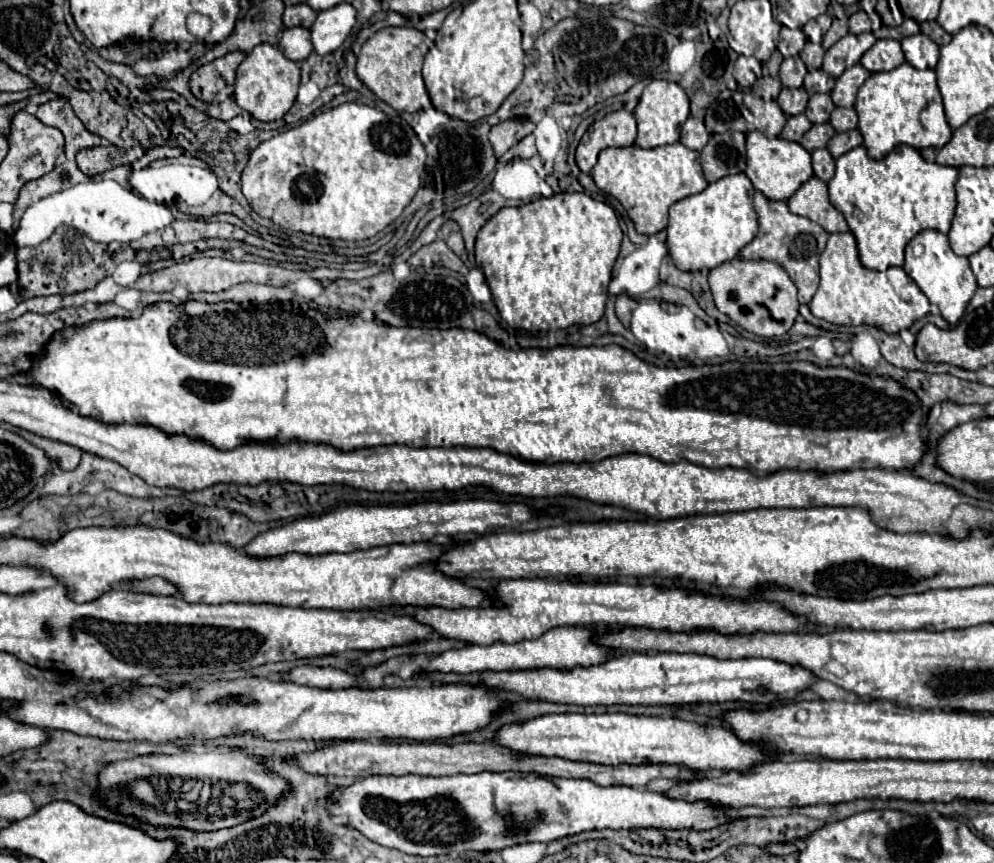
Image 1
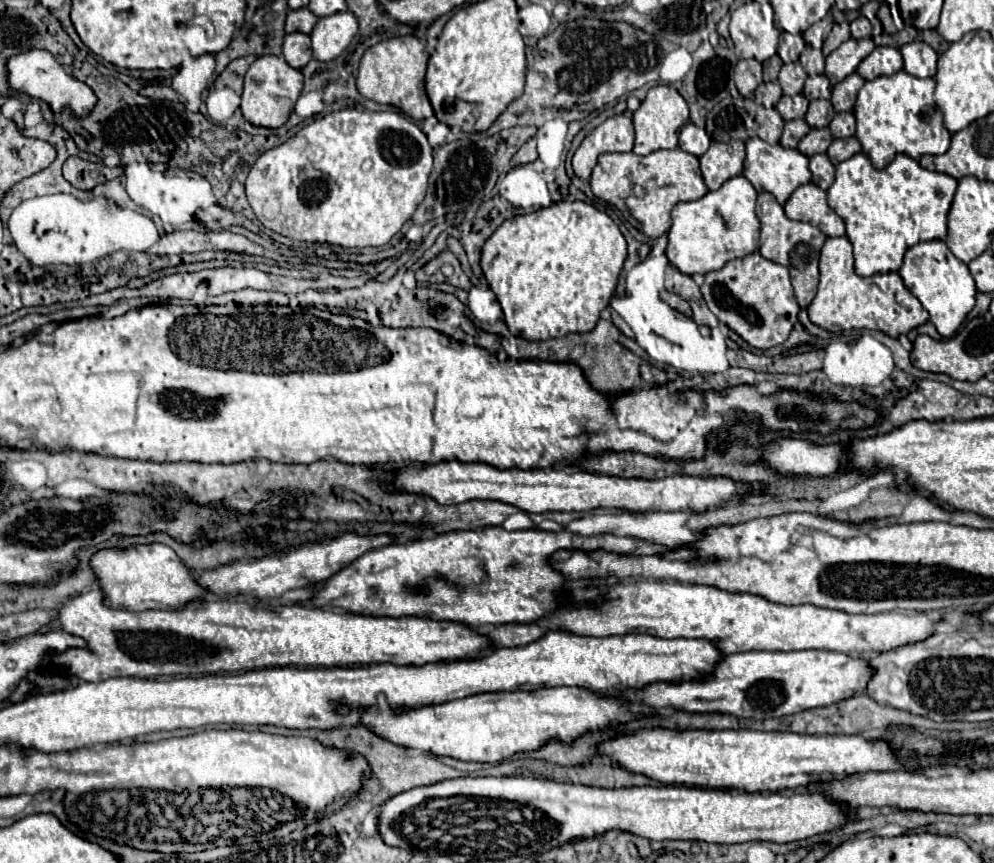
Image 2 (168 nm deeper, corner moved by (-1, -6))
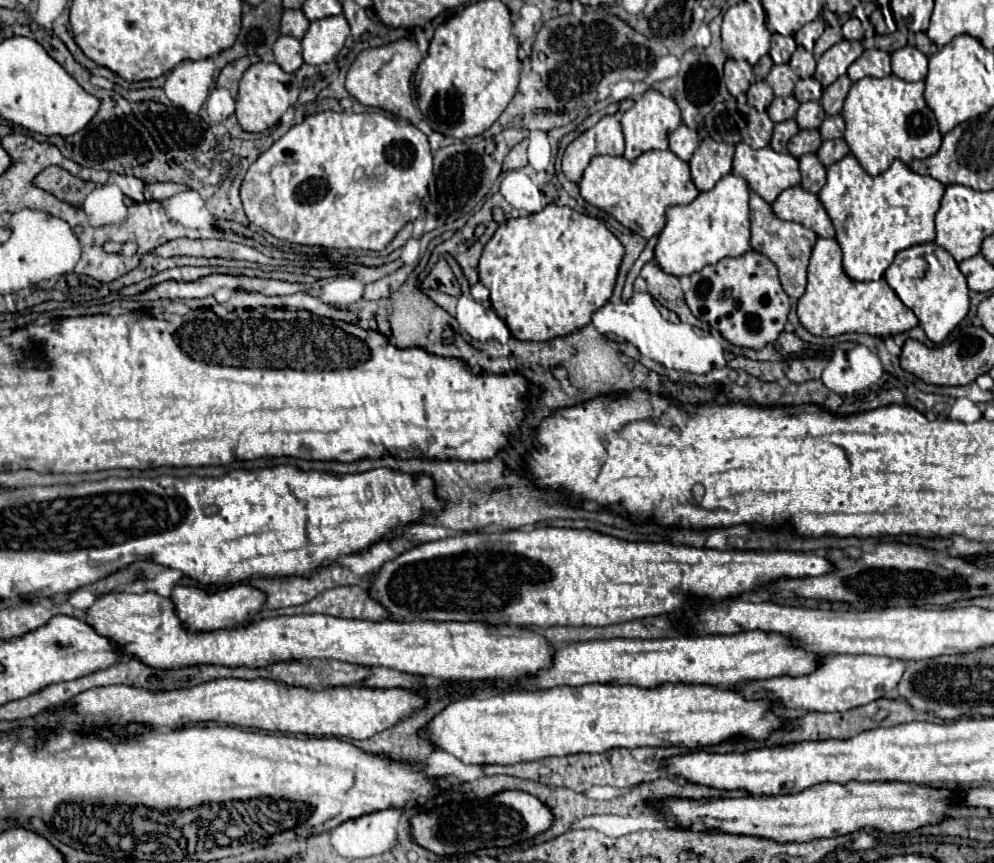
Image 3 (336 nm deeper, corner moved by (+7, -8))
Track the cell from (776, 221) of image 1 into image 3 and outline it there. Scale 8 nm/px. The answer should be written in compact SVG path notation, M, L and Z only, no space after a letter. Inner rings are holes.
M751 192L749 208L751 208L751 248L759 254L765 254L777 266L783 290L791 298L801 298L805 292L805 286L807 286L807 264L809 264L811 250L817 242L817 234L813 234L813 230L809 230L797 222L779 220L773 214L771 204L767 204L755 192Z

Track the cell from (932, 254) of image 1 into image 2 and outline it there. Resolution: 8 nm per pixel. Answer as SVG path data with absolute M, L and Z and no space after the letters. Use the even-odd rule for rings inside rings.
M929 240L929 242L919 242L911 246L905 252L905 260L899 270L899 276L903 278L909 292L929 312L931 322L935 324L937 332L943 338L951 338L957 332L957 328L963 324L965 316L975 306L975 296L977 296L975 280L967 264L957 260L943 240Z

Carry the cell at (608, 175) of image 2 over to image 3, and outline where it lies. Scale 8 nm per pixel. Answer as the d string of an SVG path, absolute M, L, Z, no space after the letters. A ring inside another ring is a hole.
M649 150L633 162L623 156L597 155L591 158L581 178L581 196L609 212L625 228L631 228L643 238L657 236L665 226L665 210L673 204L689 204L699 190L691 180L689 164L677 158L671 150Z

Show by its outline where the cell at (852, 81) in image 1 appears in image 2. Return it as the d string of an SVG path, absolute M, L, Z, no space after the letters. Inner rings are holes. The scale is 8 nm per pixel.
M855 72L851 76L847 76L843 82L833 86L833 94L831 94L831 104L835 108L835 112L851 112L857 100L857 92L863 88L865 80Z

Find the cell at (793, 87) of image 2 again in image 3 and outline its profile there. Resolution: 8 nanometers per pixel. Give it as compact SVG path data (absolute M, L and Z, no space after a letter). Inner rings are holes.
M789 64L773 66L767 76L767 84L773 88L775 96L793 96L795 82L797 82L797 76Z

